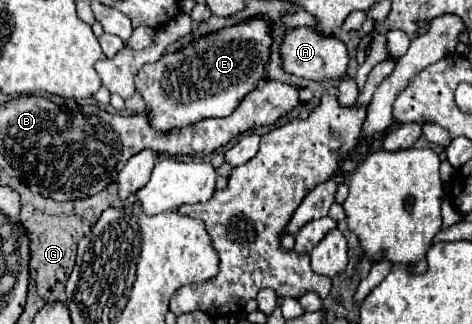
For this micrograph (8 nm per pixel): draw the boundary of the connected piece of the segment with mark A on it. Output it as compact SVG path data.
M296 27L290 29L282 43L280 43L280 59L282 69L286 73L292 73L296 77L312 79L312 81L328 81L328 79L342 79L348 67L348 49L346 45L336 37L322 37L312 27Z

